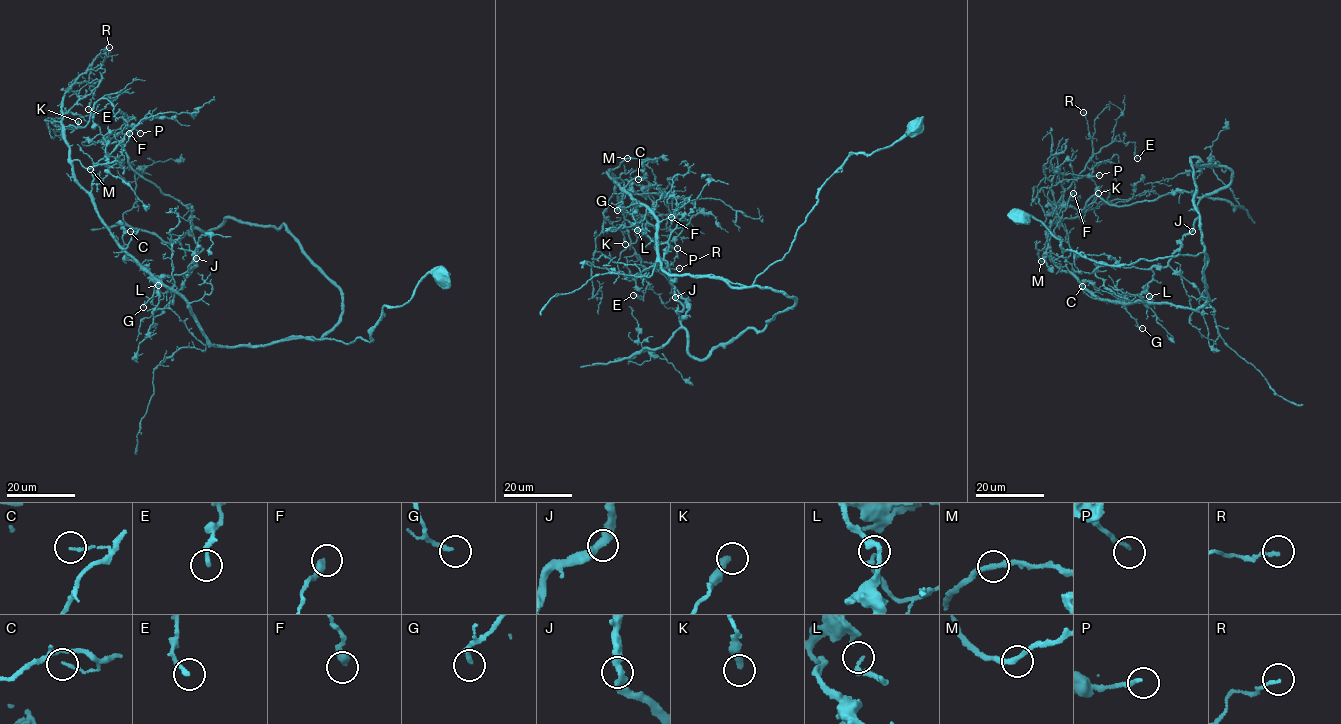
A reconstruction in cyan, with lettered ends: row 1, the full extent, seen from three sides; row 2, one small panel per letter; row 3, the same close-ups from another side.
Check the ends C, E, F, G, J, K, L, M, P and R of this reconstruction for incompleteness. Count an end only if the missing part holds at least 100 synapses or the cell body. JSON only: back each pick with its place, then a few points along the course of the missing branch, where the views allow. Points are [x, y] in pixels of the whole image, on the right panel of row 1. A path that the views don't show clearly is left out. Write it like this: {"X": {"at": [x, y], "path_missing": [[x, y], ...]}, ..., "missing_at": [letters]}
{"missing_at": []}

